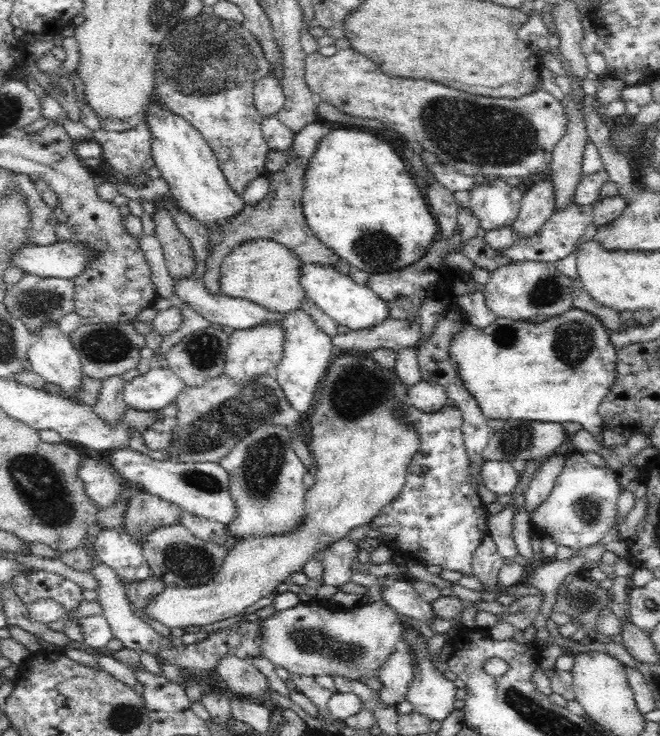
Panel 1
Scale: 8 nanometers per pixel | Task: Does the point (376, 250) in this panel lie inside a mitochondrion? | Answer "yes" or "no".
yes

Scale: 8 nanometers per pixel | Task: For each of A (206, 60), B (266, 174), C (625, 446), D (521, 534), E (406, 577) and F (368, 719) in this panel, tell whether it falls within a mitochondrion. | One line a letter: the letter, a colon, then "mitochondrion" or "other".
A: mitochondrion
B: other
C: other
D: other
E: other
F: other

